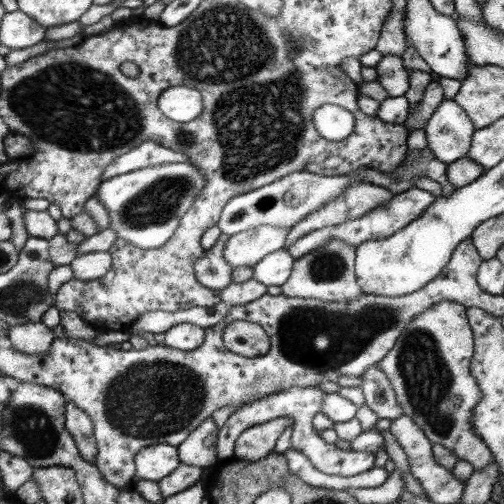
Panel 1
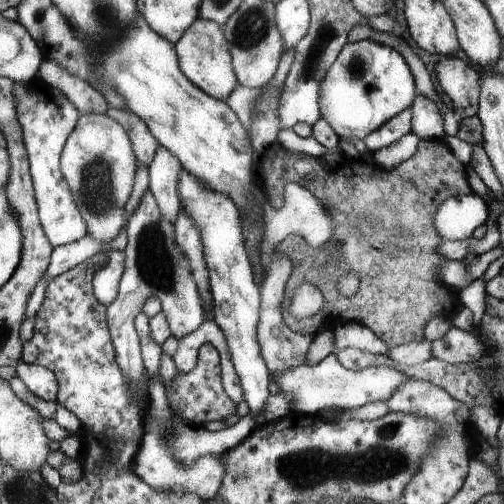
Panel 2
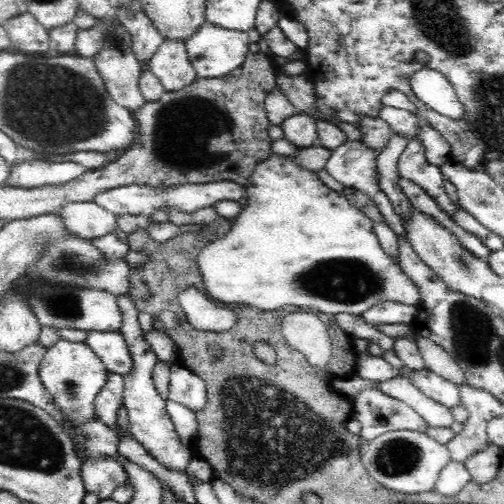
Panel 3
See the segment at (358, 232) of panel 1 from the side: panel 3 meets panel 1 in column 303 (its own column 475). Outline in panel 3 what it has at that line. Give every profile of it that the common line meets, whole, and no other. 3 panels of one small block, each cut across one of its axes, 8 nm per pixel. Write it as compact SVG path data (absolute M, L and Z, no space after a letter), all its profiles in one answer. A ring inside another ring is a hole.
M400 178L398 186L400 186L402 192L406 194L408 202L412 204L412 208L416 208L416 210L420 210L420 212L424 212L424 214L434 216L442 226L446 226L450 232L454 232L454 234L458 236L460 244L462 244L470 254L474 254L474 256L480 258L480 260L486 260L486 258L492 254L492 250L488 248L488 244L482 242L482 238L478 238L478 236L474 236L474 234L462 230L460 226L456 226L454 218L452 218L448 212L444 212L444 208L442 208L440 204L436 204L436 200L434 200L426 190L422 190L420 184L416 184L416 182L408 180L408 178Z

